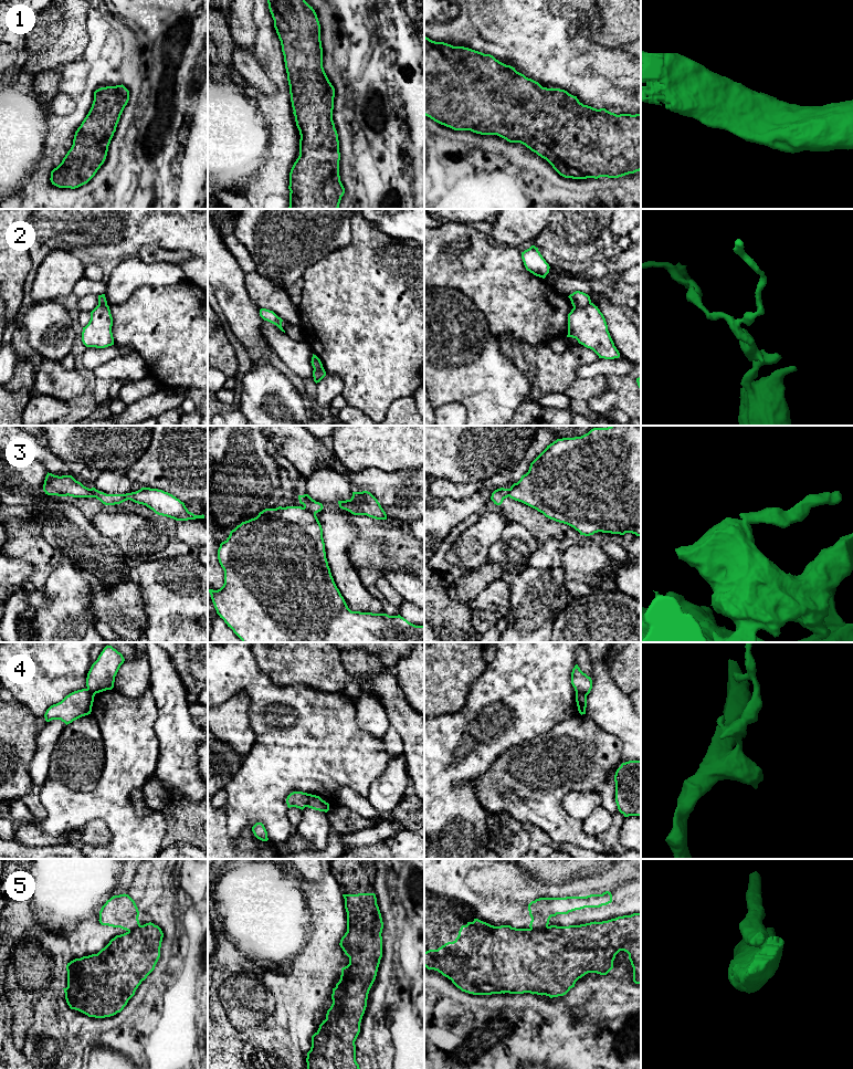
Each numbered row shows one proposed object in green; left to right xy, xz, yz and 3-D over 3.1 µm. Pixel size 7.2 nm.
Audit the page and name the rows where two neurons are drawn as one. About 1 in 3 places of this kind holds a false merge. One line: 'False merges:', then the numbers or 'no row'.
False merges: 2, 3, 4, 5

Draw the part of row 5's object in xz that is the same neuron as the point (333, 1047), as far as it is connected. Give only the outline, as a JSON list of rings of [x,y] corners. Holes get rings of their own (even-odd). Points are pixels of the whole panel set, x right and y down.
[[[375,893],[343,894],[347,912],[347,932],[340,940],[340,947],[349,957],[349,972],[346,978],[340,978],[333,988],[333,1004],[327,1010],[326,1019],[312,1036],[312,1047],[307,1052],[307,1069],[360,1069],[356,1061],[355,1041],[360,1033],[360,1023],[367,1007],[369,991],[376,979],[380,960],[382,957],[383,922]]]

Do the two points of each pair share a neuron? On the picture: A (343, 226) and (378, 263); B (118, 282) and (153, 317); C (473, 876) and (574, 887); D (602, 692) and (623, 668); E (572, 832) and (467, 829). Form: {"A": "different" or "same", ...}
{"A": "different", "B": "different", "C": "same", "D": "different", "E": "different"}

